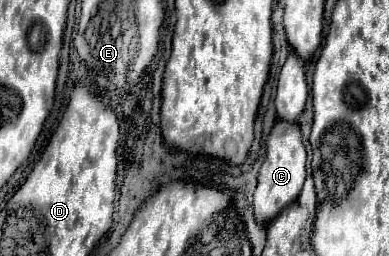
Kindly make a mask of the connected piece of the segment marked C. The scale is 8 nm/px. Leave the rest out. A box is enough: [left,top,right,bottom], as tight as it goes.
[253,119,307,223]

